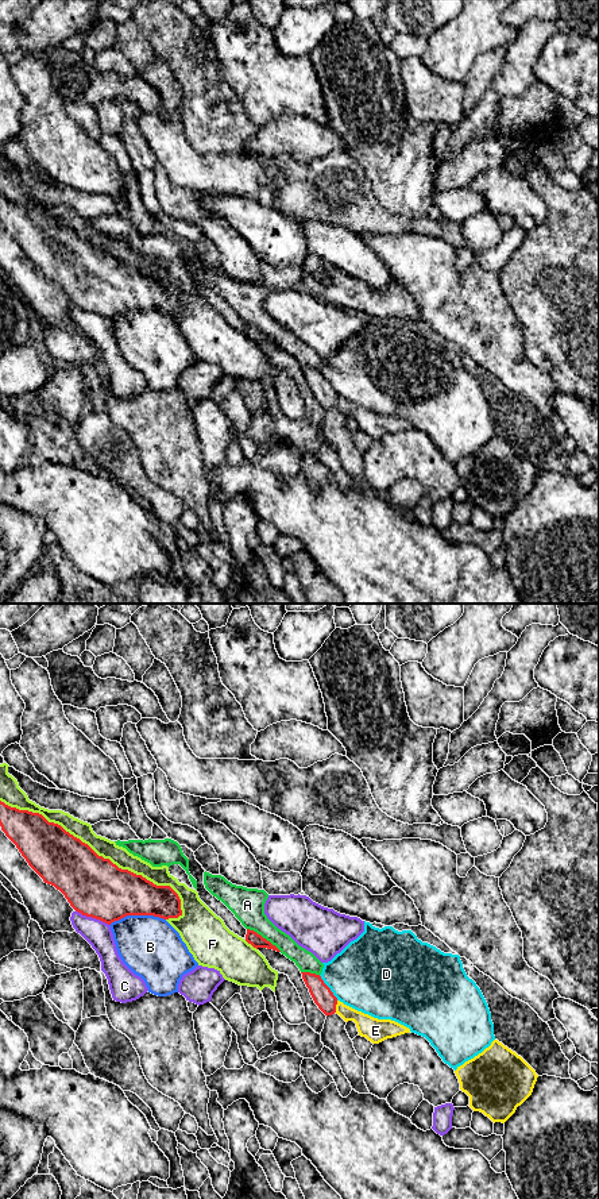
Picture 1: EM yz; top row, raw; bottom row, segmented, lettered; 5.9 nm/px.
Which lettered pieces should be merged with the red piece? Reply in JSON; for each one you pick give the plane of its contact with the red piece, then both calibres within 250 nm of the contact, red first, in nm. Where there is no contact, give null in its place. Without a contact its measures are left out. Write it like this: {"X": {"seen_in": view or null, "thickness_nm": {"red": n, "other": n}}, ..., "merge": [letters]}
{"merge": []}

